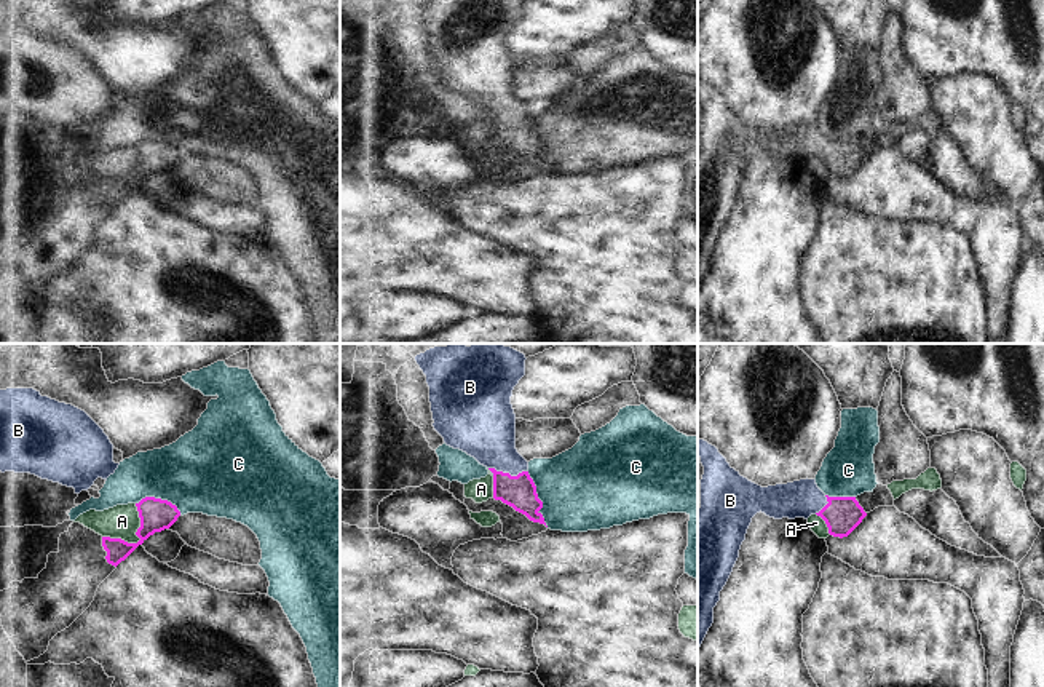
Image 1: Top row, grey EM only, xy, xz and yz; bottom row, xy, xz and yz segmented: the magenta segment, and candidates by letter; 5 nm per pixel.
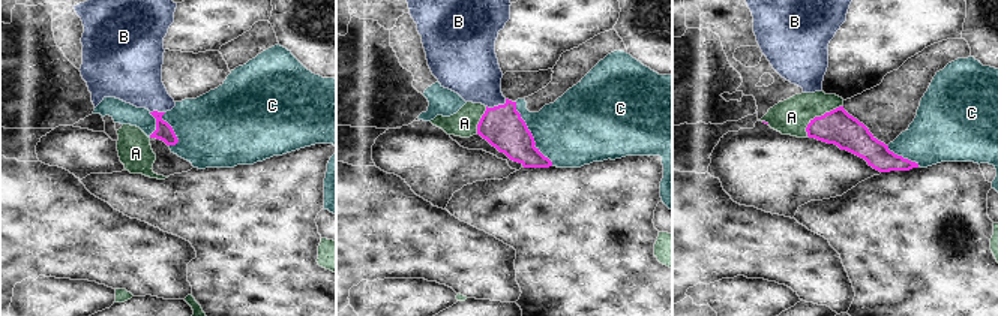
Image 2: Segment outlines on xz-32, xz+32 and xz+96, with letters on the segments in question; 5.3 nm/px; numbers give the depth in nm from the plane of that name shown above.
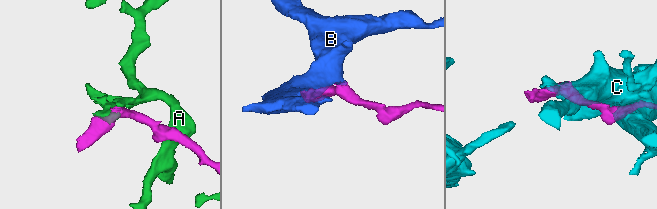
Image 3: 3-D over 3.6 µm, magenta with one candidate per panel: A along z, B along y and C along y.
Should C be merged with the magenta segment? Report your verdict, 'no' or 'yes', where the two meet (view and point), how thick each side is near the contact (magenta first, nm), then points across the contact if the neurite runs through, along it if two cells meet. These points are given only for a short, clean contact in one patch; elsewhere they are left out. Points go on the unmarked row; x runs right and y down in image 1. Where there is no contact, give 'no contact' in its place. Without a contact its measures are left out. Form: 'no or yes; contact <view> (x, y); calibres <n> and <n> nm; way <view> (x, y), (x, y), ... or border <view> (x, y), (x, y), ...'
no; contact xz (538, 141); calibres 160 and 420 nm; border xz (527, 114), (541, 144), (540, 155), (548, 168)

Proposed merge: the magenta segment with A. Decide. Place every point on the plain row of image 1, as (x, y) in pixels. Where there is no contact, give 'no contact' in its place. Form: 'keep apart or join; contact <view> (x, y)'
keep apart; contact xy (139, 182)

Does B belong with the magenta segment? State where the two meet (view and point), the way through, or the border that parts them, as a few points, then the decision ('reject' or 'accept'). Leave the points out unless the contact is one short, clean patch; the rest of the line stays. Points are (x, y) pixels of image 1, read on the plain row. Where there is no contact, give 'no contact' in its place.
xz (508, 115) | across xz (519, 135), (508, 115), (508, 107), (486, 72) | accept

